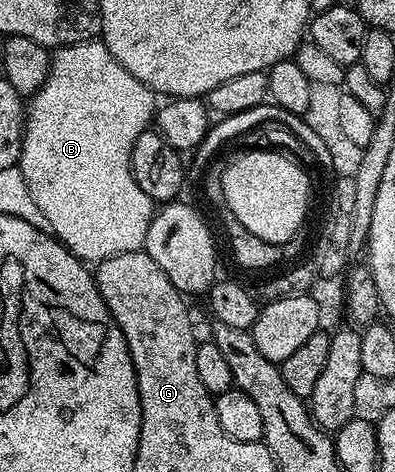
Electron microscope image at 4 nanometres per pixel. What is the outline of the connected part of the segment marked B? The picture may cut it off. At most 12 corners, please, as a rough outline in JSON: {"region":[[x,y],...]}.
{"region":[[101,39],[53,50],[17,169],[83,263],[146,244],[156,94]]}

